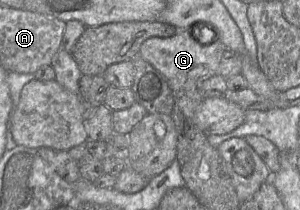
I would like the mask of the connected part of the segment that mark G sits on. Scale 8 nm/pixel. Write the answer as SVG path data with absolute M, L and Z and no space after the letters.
M200 27L194 28L193 32L178 30L172 37L152 37L145 40L140 46L138 55L165 77L174 94L185 90L198 90L201 83L218 74L218 68L226 48L217 39L217 35L209 47L200 46L192 37L193 33L196 40L197 38L202 40L197 31L200 31L199 34L201 32L208 34L209 32L207 28Z

